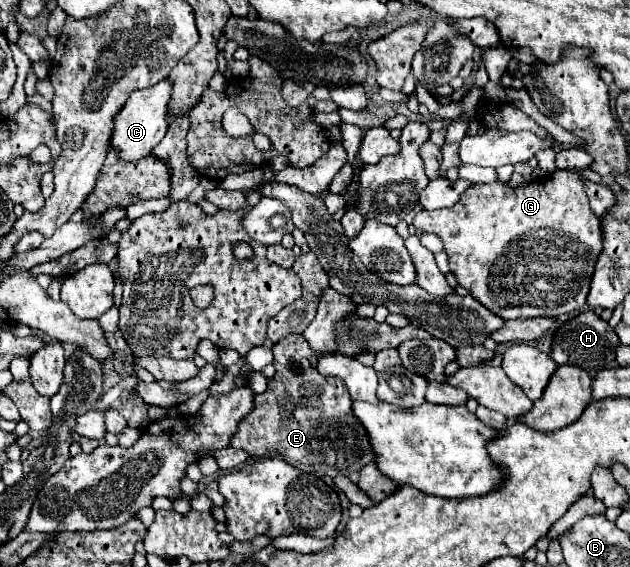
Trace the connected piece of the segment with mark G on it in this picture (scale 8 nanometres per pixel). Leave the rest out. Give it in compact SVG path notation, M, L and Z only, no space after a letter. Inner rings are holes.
M556 170L554 176L542 176L526 186L510 188L500 182L474 184L460 200L442 210L422 210L414 216L414 228L442 238L448 254L450 272L478 302L504 320L514 318L556 318L568 312L580 312L586 306L590 276L602 252L600 222L588 206L578 174Z

